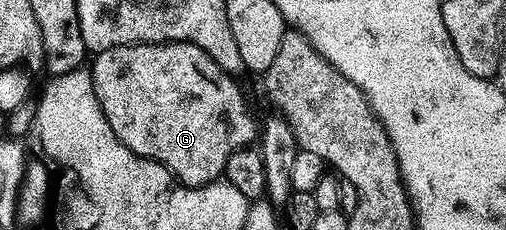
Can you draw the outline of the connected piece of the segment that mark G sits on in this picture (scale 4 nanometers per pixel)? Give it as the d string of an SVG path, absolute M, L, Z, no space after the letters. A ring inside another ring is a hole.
M130 43L126 47L113 47L107 51L97 52L93 59L94 67L91 66L89 72L94 82L96 101L100 101L100 109L104 113L108 125L112 125L112 133L116 133L118 140L128 149L132 149L132 153L136 153L141 159L151 159L167 167L174 174L174 178L185 187L203 187L205 183L215 182L225 172L228 159L237 151L249 148L253 144L250 143L253 139L255 142L256 119L254 123L254 115L250 112L250 103L246 100L241 85L234 80L237 78L231 72L216 65L216 61L212 61L212 57L208 57L208 53L204 53L204 49L191 43Z

